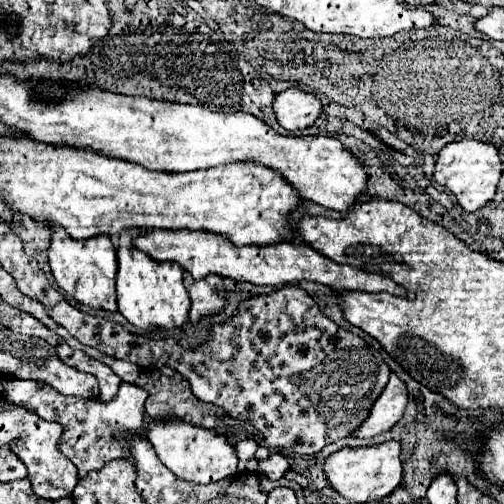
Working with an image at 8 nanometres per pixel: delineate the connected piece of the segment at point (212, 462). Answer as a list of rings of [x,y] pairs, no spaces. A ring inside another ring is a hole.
[[[171,421],[171,423],[149,423],[147,437],[153,443],[161,463],[185,481],[207,485],[237,473],[237,455],[233,455],[233,443],[215,431],[189,423]]]

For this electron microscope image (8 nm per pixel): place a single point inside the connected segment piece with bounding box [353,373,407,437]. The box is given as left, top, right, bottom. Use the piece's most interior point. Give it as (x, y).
(389, 408)

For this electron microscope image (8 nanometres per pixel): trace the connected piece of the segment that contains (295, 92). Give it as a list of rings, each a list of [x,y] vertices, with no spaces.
[[[287,89],[275,95],[273,109],[277,121],[287,131],[301,131],[315,123],[323,111],[323,103],[313,95],[301,89]]]

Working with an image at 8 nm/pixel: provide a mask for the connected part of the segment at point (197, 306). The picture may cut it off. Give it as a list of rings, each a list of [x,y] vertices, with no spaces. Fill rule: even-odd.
[[[185,273],[185,289],[191,297],[189,317],[197,321],[201,315],[219,313],[225,307],[225,289],[219,275],[207,275],[201,281]]]

